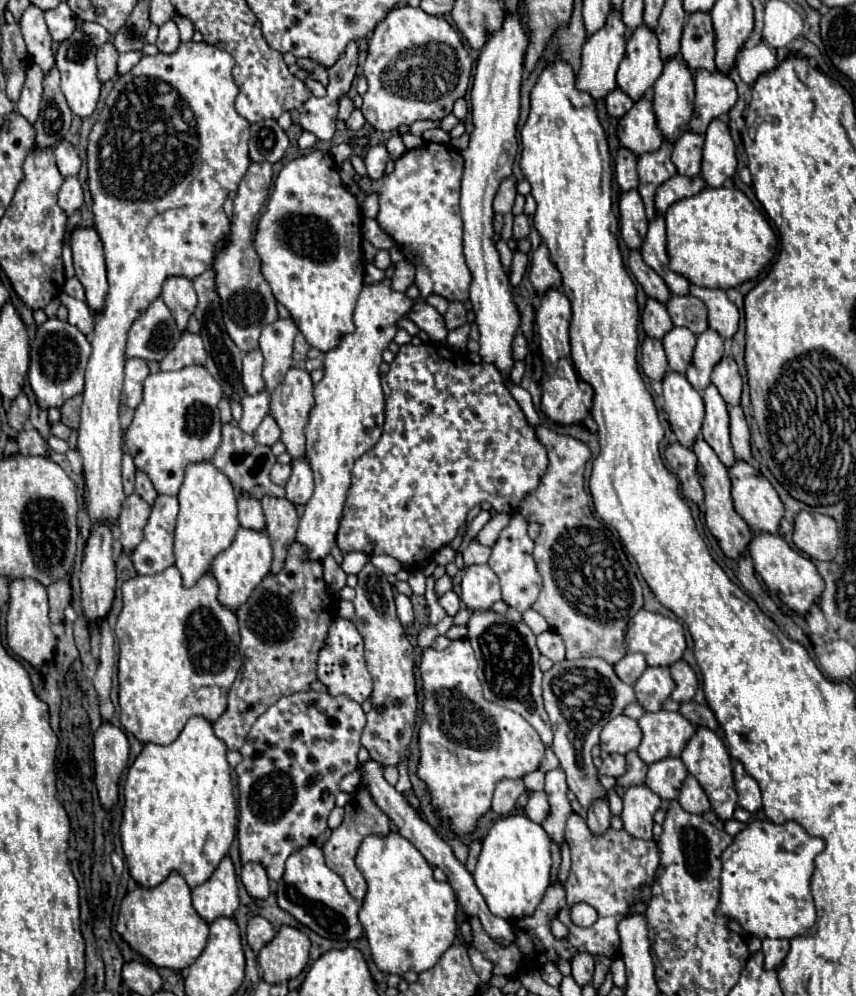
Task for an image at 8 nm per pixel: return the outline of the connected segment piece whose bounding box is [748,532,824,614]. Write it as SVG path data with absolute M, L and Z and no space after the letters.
M756 532L752 542L748 544L748 554L752 556L756 572L762 576L766 586L770 586L772 592L778 594L778 598L788 604L794 612L798 614L808 614L810 604L818 602L822 590L824 590L824 580L818 574L814 562L800 552L792 550L782 536L778 534L768 534L768 532Z

